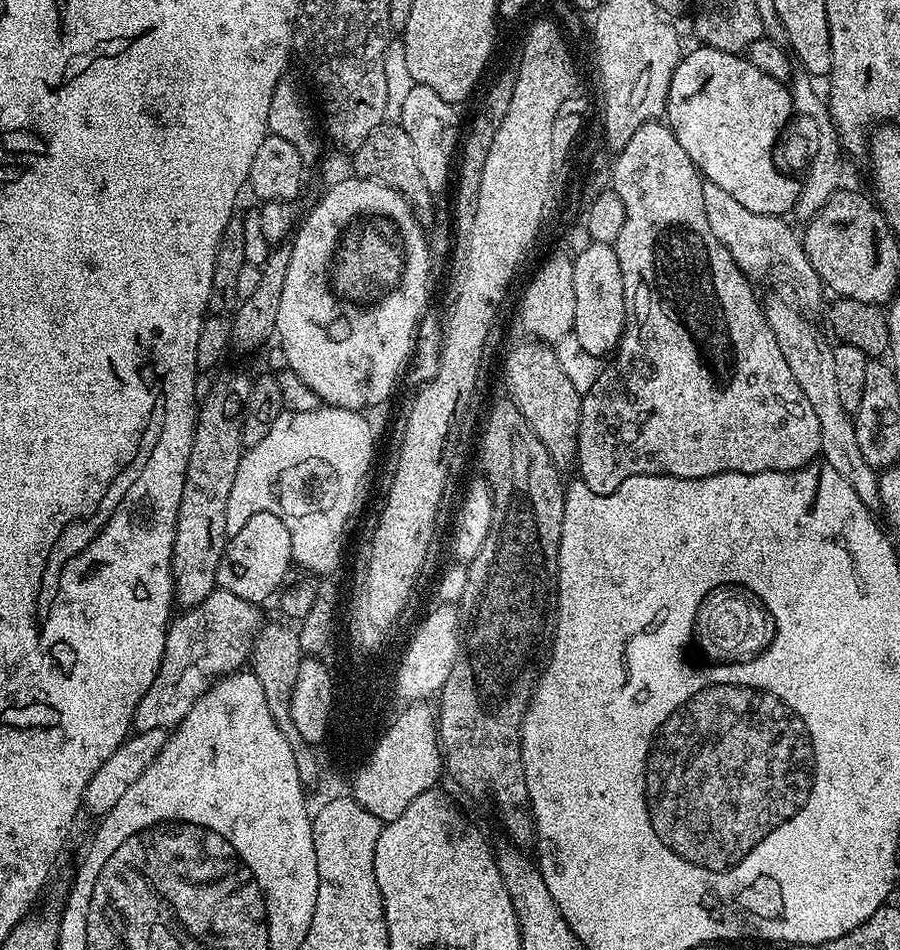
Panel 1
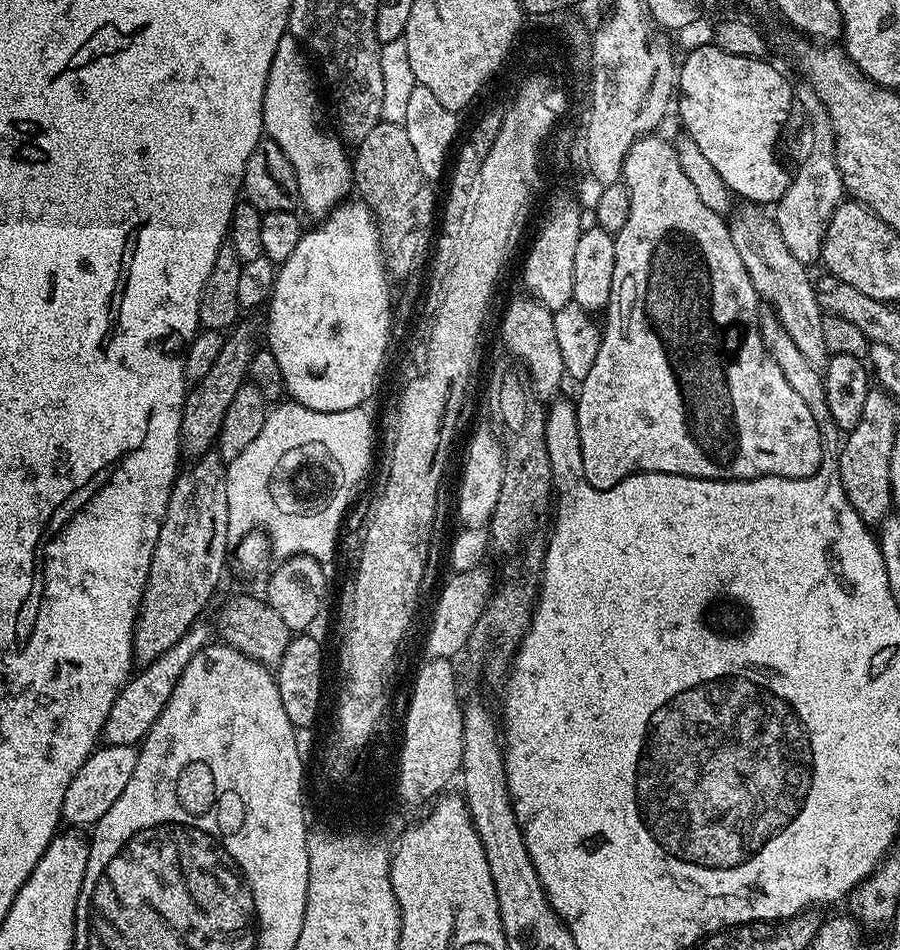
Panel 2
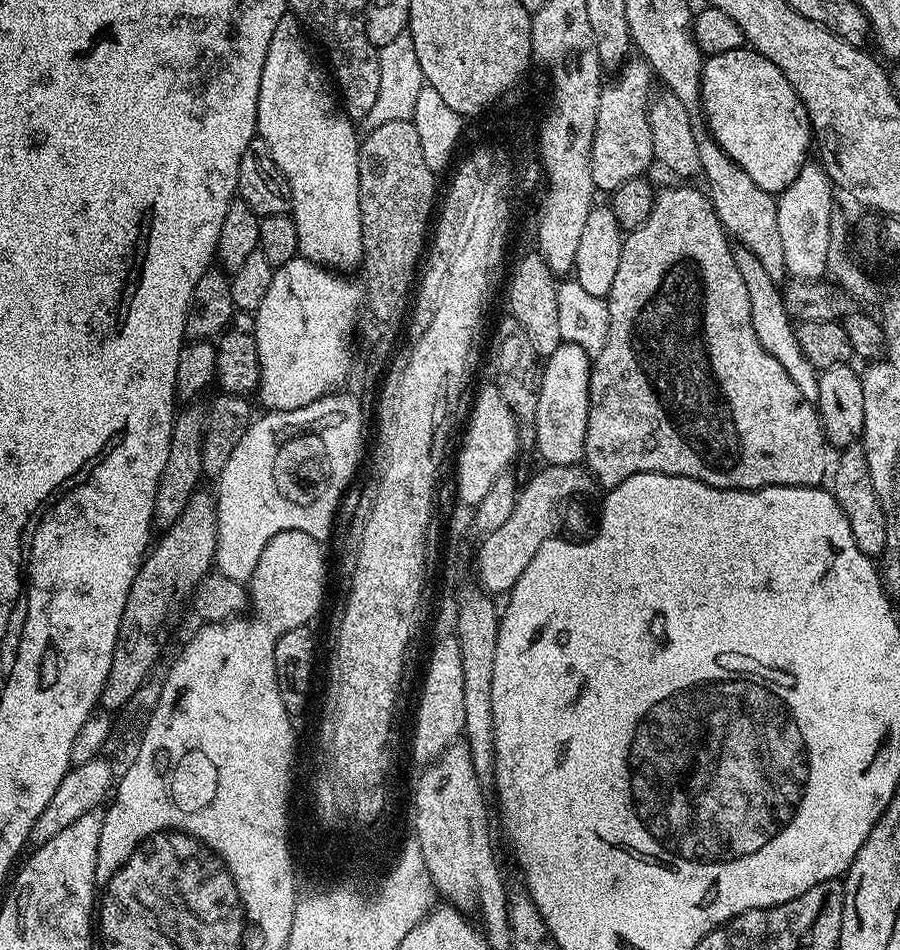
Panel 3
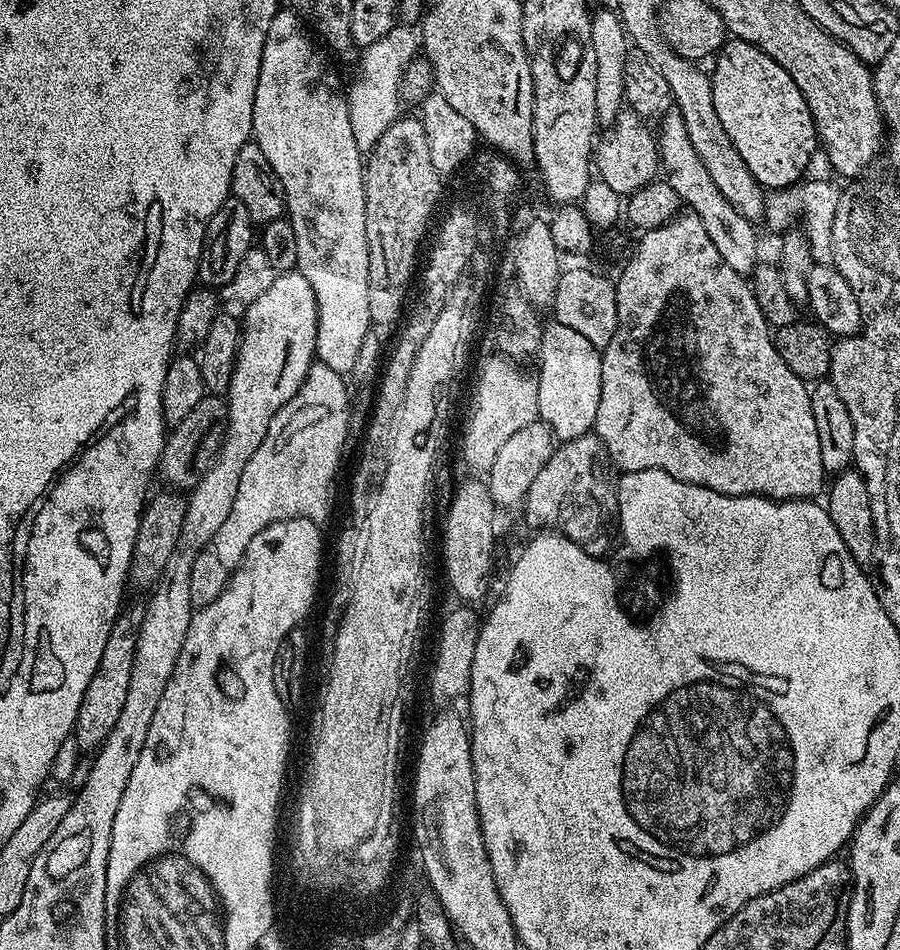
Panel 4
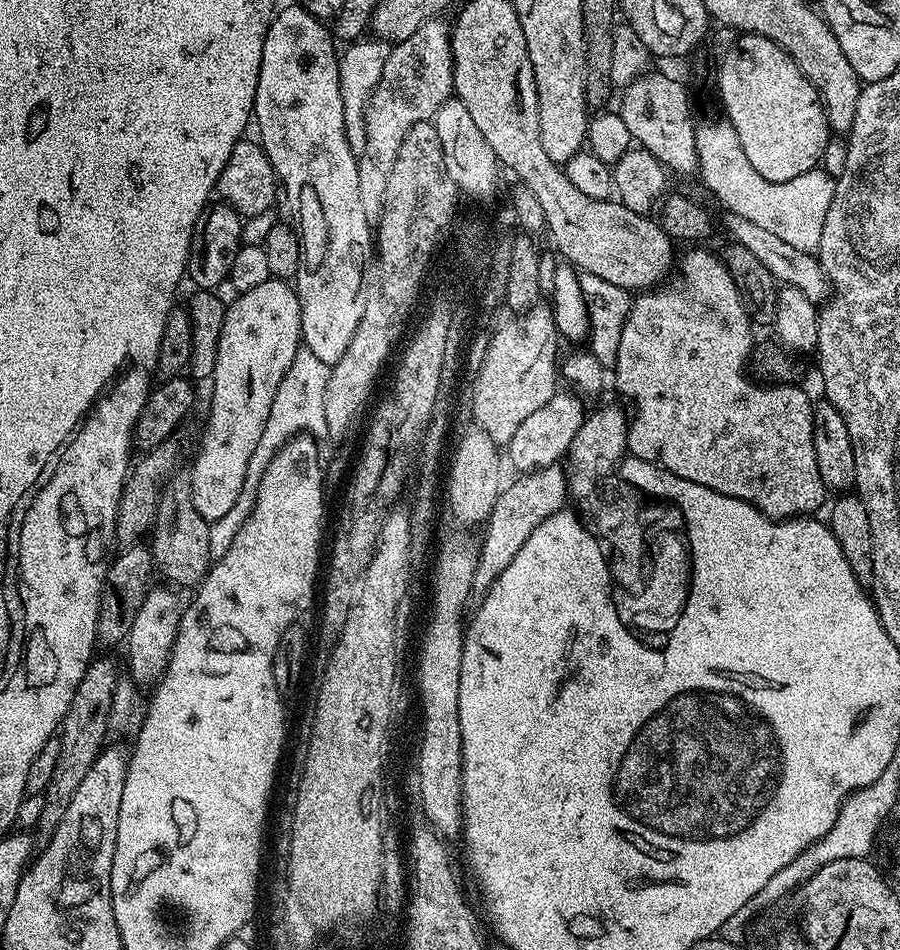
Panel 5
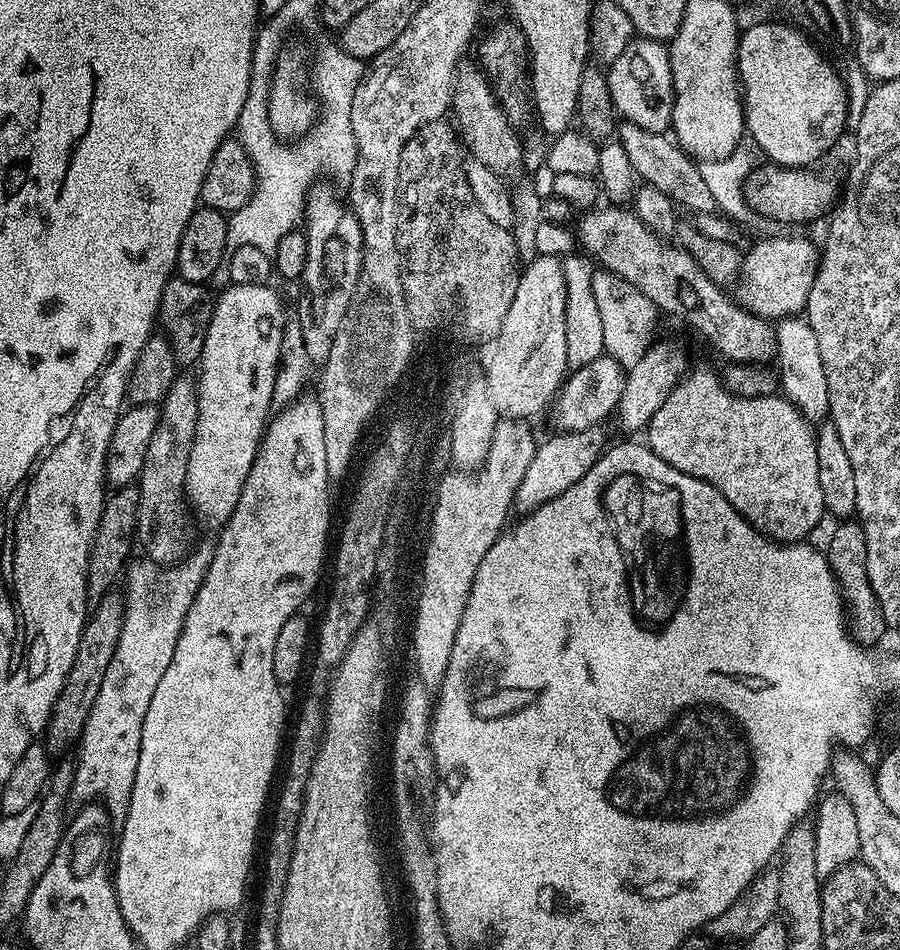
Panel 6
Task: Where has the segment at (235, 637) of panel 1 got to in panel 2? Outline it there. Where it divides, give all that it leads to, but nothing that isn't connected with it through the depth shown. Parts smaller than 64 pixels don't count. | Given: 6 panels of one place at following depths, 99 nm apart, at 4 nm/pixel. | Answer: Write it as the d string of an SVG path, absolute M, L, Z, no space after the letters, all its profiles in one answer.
M204 622L193 624L190 631L182 634L182 638L178 642L174 642L174 646L170 646L170 650L166 650L166 654L159 656L152 664L141 667L140 673L137 671L121 687L120 693L114 696L114 706L107 712L108 717L102 733L104 744L136 746L143 741L145 734L150 730L150 726L154 726L154 722L158 722L166 702L170 702L170 694L174 694L174 686L178 682L184 667L202 649L207 648L213 639L213 629L209 628L204 625Z

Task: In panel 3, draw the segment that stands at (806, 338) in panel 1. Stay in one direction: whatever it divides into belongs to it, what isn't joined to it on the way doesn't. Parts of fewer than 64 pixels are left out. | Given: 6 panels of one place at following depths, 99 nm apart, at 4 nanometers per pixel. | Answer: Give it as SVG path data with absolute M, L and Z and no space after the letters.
M704 130L697 131L696 145L700 158L700 169L703 179L708 179L706 195L712 201L714 210L727 232L737 245L745 248L758 262L762 262L762 270L774 278L785 275L781 231L778 230L777 197L773 193L762 190L734 158L726 155L718 142Z

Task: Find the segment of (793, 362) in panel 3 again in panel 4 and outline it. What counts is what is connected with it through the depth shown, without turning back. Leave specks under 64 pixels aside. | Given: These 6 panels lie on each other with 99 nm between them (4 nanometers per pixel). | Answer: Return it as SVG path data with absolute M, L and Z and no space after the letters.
M669 110L659 117L658 124L659 163L668 184L674 186L674 194L678 194L681 205L691 215L697 216L702 226L706 226L706 234L710 234L714 247L718 254L722 254L723 260L732 269L738 270L738 274L745 278L751 277L761 259L760 240L756 237L757 225L738 214L738 210L734 210L734 206L730 206L730 202L722 198L722 190L714 186L714 178L710 178L706 166L702 166L702 158L698 158L698 154L694 152L686 122L682 122L682 114Z

